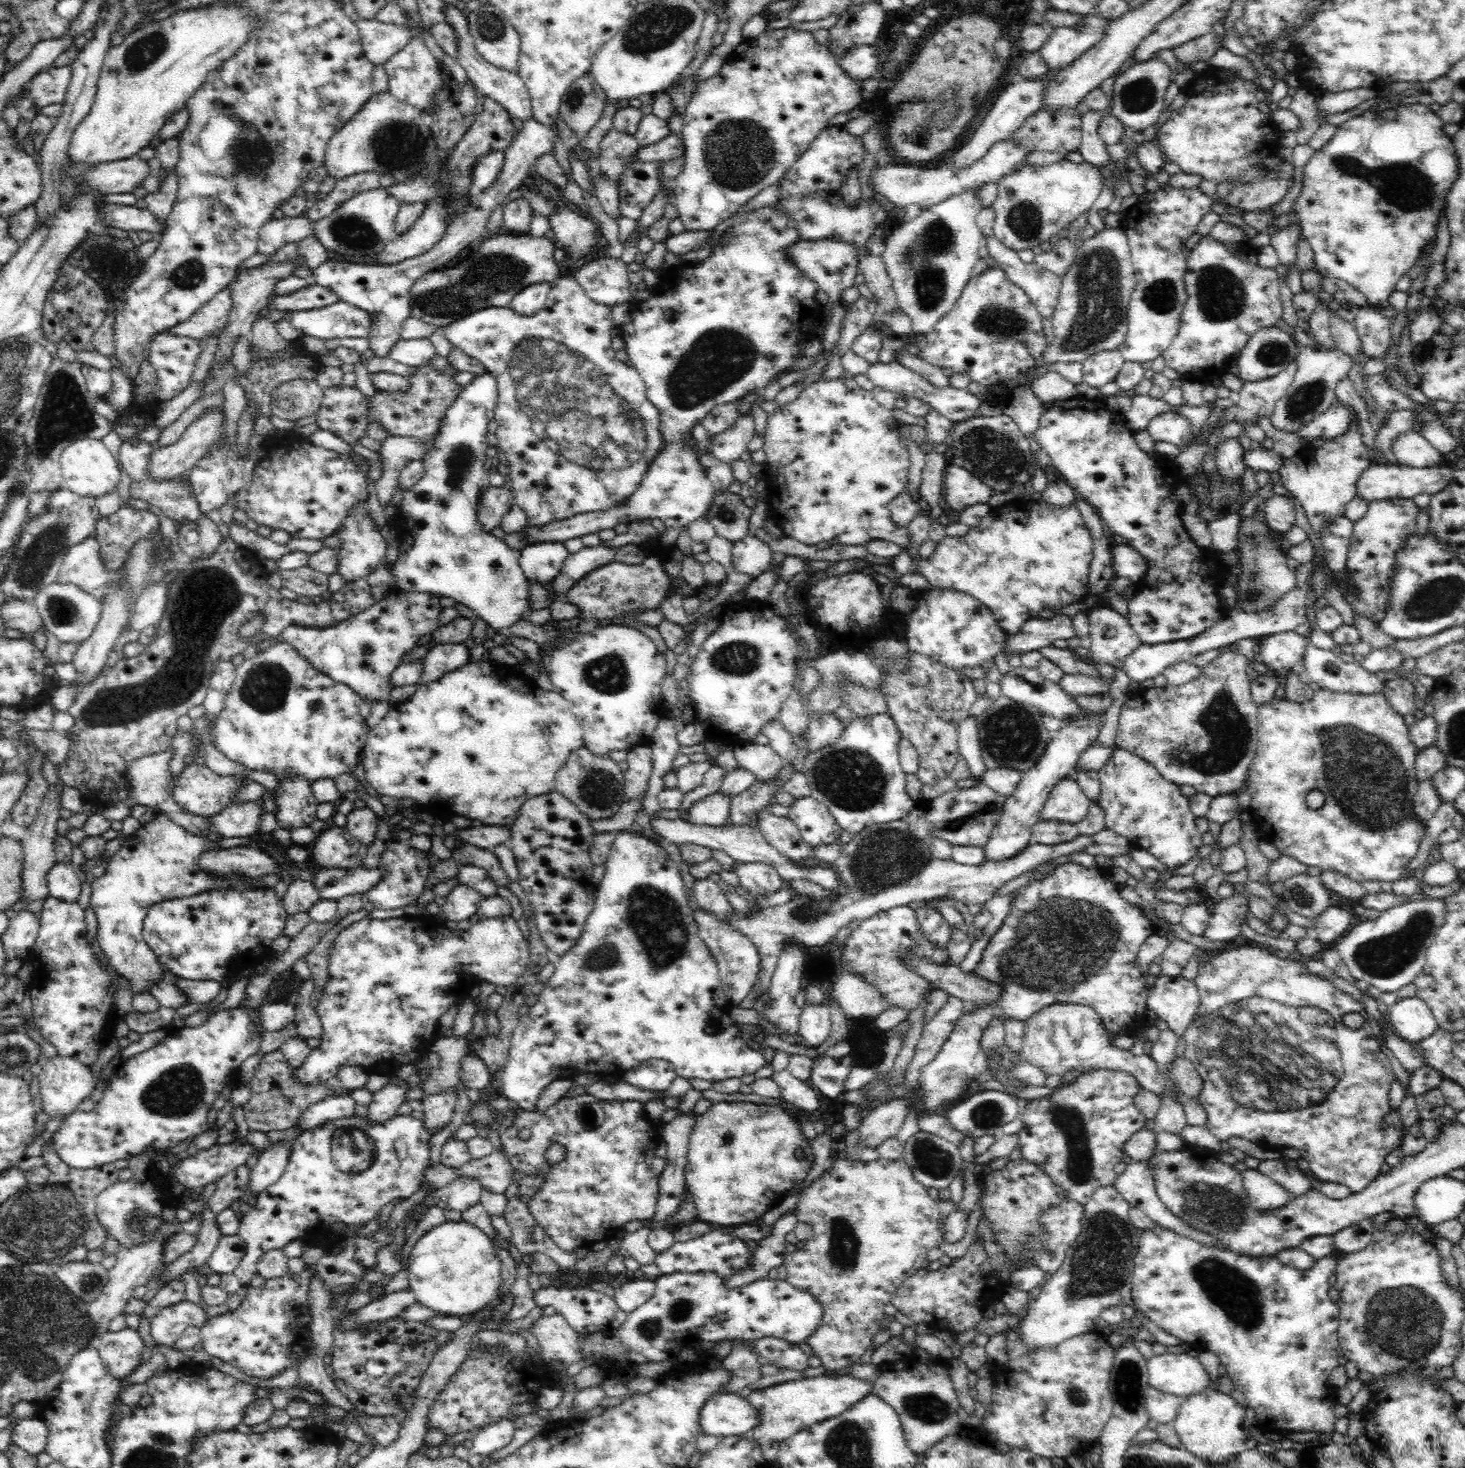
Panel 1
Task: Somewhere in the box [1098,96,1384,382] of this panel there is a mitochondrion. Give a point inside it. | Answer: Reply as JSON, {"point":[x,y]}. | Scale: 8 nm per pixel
{"point":[1221,295]}

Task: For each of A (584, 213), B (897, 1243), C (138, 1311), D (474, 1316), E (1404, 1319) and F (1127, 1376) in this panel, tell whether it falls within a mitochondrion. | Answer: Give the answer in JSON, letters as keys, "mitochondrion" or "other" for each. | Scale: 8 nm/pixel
{"A":"other","B":"other","C":"other","D":"other","E":"mitochondrion","F":"mitochondrion"}

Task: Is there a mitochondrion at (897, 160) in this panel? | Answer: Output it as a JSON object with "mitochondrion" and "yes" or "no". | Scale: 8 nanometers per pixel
{"mitochondrion":"no"}

